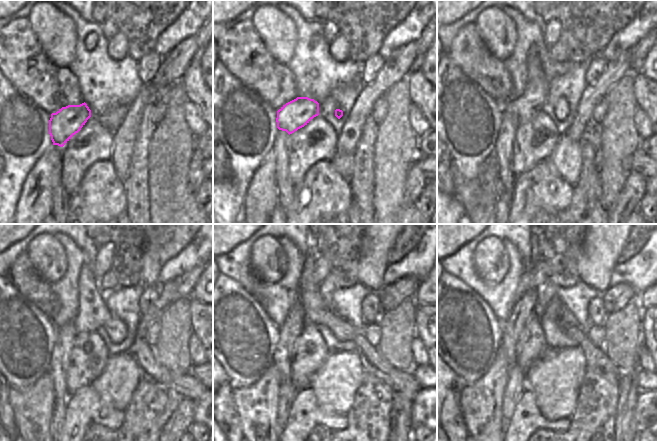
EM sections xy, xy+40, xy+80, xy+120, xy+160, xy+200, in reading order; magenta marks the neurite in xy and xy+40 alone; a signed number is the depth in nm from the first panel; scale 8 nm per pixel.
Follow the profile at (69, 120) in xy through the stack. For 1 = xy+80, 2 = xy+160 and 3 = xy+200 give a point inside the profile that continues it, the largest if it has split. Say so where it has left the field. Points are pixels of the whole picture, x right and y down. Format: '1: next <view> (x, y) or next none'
1: next xy+80 (525, 107)
2: next xy+160 (317, 312)
3: next xy+200 (596, 359)

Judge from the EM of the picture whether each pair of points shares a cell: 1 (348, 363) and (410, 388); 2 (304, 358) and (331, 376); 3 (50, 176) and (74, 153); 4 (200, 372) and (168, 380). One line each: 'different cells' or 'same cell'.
1: different cells
2: different cells
3: different cells
4: different cells

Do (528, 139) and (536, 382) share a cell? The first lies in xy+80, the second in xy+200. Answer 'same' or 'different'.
different

